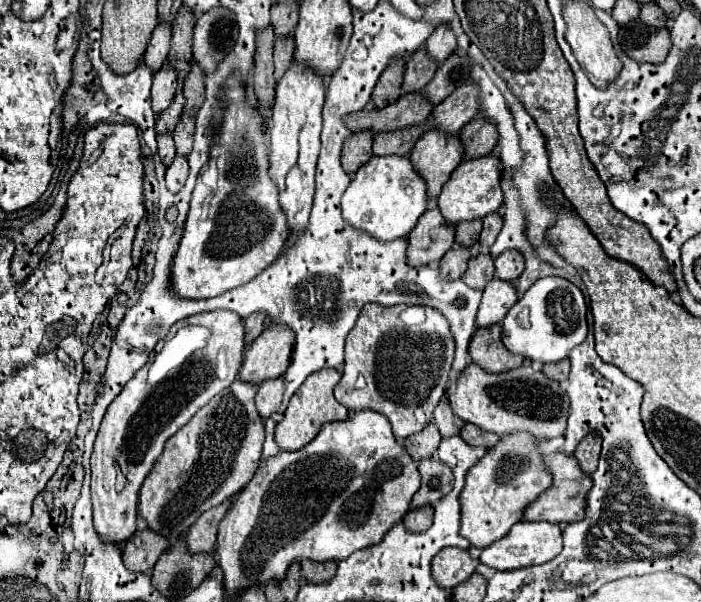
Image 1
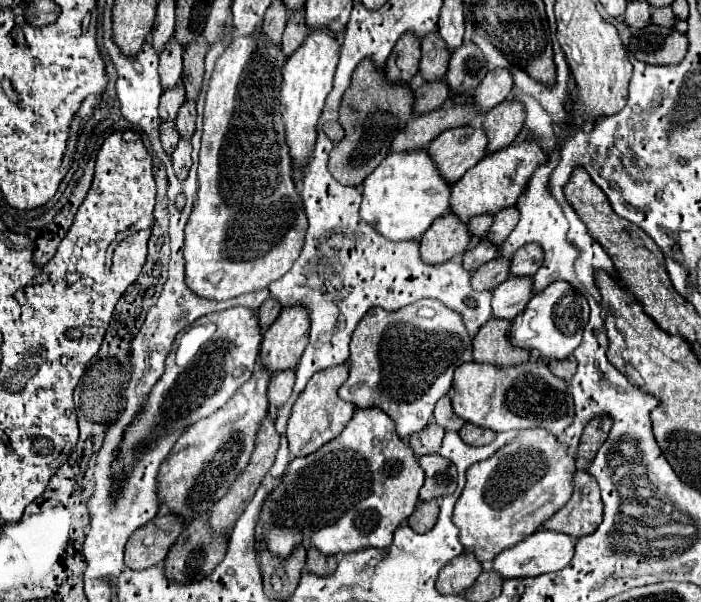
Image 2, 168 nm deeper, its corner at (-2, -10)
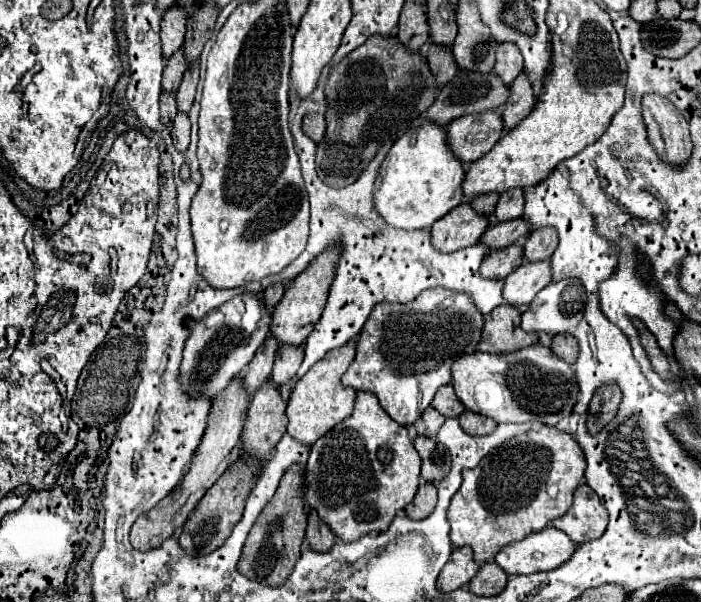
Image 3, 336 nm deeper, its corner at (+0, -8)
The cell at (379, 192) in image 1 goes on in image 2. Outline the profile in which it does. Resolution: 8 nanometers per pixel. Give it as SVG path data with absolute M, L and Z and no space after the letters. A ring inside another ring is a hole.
M425 149L389 153L379 167L363 181L363 201L359 217L373 225L389 241L421 239L429 225L447 213L449 185L439 177L437 167Z

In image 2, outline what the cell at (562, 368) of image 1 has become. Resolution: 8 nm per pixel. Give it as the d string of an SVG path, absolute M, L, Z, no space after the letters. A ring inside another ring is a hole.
M573 355L567 361L549 361L549 369L551 369L551 373L555 377L559 377L559 379L569 383L573 379L575 371L577 371L577 361L575 361Z

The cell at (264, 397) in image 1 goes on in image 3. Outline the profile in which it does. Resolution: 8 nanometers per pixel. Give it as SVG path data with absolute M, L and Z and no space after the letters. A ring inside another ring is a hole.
M281 345L277 349L277 357L275 357L275 365L273 365L273 373L271 373L271 379L277 383L277 385L283 385L285 381L289 381L301 361L303 361L303 347L301 345Z

